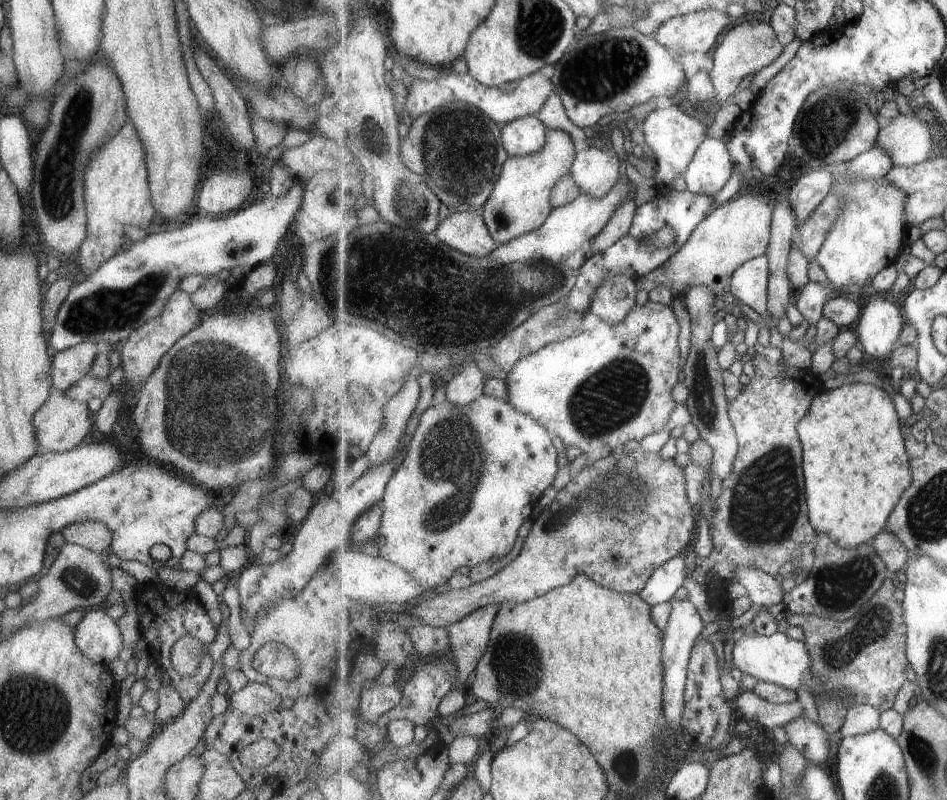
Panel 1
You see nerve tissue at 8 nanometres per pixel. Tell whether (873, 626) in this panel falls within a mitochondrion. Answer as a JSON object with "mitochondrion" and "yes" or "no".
{"mitochondrion":"yes"}

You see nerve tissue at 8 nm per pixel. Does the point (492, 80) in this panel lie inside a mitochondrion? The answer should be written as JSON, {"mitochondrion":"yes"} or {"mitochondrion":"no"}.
{"mitochondrion":"no"}

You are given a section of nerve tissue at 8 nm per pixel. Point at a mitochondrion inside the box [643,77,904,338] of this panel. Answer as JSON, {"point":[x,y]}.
{"point":[828,122]}

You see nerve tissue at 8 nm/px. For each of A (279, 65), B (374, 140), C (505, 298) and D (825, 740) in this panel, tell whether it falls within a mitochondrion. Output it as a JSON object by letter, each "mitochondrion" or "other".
{"A":"other","B":"mitochondrion","C":"mitochondrion","D":"other"}

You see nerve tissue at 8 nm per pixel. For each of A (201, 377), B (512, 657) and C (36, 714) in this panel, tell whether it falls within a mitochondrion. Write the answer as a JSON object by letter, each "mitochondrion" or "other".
{"A":"mitochondrion","B":"mitochondrion","C":"mitochondrion"}

